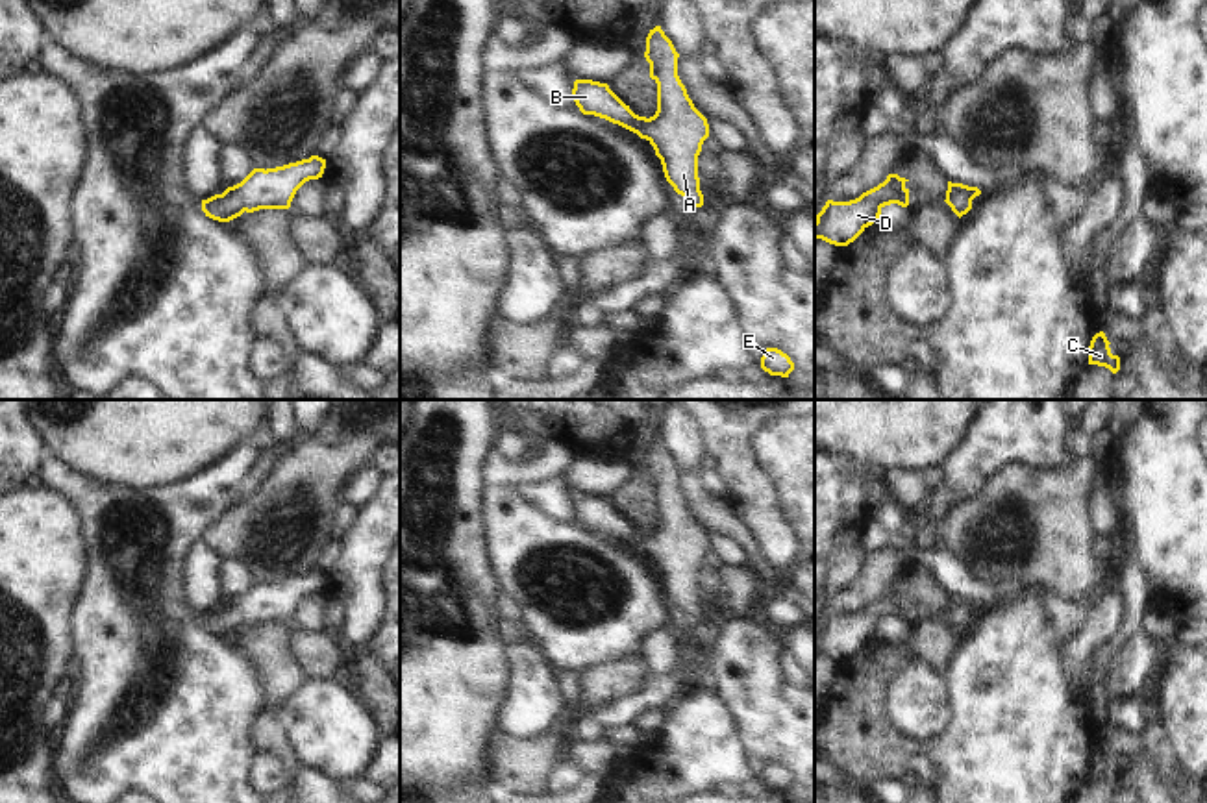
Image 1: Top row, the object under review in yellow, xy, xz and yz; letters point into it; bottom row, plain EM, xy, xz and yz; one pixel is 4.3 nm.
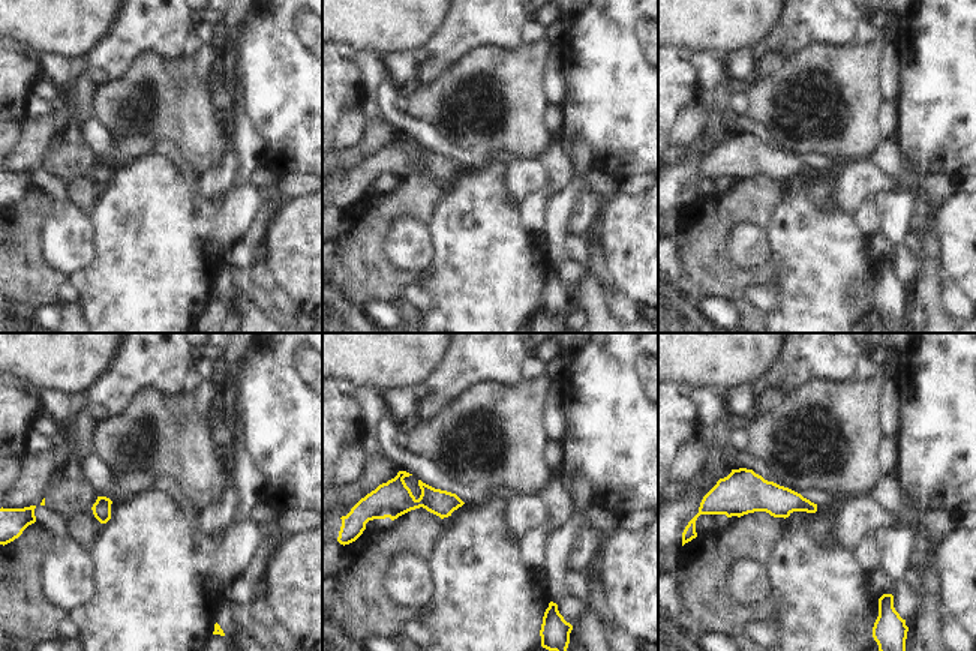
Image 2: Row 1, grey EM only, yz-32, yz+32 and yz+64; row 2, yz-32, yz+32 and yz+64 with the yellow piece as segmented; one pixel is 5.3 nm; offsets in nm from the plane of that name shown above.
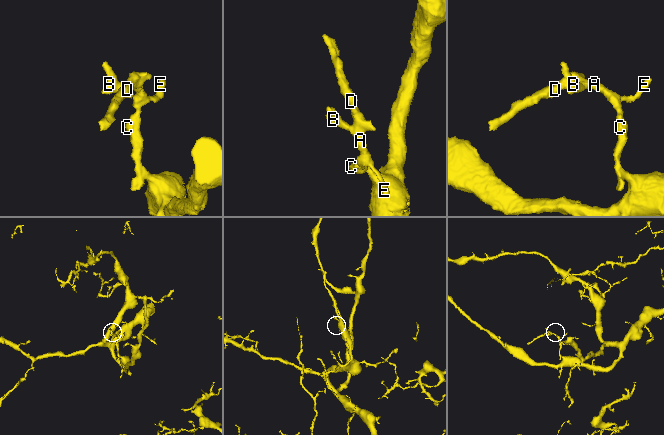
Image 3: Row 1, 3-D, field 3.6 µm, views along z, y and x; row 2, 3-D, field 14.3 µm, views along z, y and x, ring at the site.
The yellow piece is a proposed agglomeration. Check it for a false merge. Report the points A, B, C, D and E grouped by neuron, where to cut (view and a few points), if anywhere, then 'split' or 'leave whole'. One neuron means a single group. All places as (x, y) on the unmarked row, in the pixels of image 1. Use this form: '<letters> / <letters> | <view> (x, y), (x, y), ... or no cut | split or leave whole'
A B C D E | no cut | leave whole

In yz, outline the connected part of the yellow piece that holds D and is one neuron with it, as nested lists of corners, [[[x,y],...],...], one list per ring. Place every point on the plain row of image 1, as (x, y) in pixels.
[[[889,588],[883,598],[863,607],[850,616],[827,614],[815,635],[815,653],[822,653],[835,661],[848,661],[868,640],[879,635],[881,624],[890,618],[909,620],[909,594]]]

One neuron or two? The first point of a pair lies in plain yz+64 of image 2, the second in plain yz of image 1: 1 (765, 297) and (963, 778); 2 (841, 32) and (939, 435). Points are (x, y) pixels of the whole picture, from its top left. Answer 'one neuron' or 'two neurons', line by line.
1: two neurons
2: two neurons

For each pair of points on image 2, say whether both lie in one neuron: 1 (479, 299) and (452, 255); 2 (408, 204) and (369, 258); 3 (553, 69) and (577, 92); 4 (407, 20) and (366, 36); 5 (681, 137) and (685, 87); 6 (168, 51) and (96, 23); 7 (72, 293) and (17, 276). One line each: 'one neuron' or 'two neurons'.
1: one neuron
2: one neuron
3: two neurons
4: one neuron
5: two neurons
6: two neurons
7: two neurons

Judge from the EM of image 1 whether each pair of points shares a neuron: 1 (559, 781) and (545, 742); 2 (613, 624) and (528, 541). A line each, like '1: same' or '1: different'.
1: different
2: same

